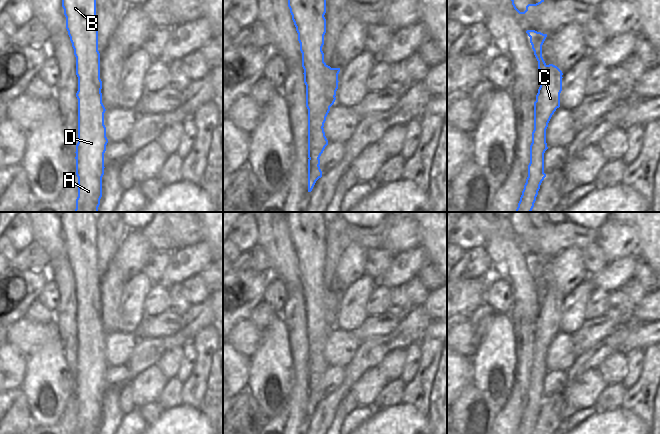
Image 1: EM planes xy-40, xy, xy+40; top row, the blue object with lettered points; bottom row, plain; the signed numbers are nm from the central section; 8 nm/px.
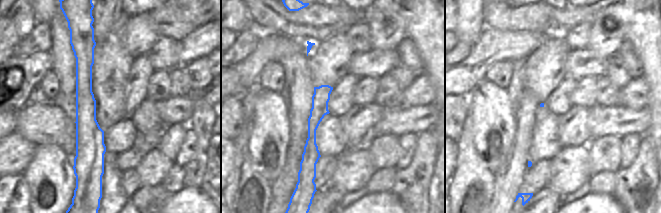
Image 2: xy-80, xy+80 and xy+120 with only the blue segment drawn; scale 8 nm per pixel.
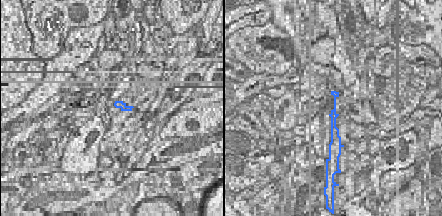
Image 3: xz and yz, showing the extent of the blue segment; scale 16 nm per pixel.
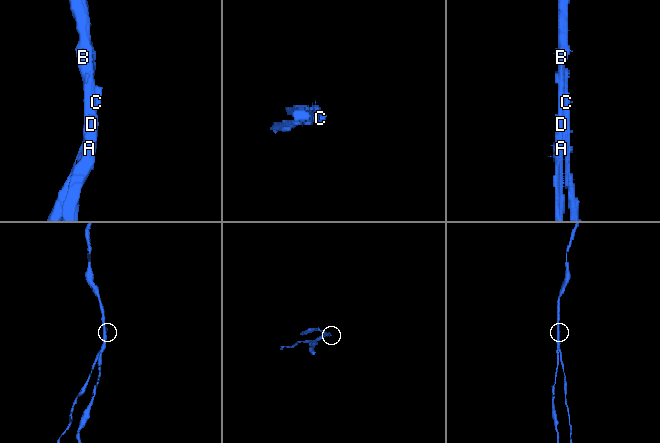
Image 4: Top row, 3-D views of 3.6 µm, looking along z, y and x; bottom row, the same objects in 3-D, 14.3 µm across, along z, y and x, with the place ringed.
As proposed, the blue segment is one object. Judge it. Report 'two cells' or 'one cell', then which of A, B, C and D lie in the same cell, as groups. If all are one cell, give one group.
two cells; A B D / C

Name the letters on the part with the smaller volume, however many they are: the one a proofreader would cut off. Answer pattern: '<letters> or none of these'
C

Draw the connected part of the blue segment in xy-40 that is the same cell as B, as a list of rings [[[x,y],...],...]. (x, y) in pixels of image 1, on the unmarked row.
[[[62,212],[60,215],[78,301],[78,367],[75,376],[78,421],[75,434],[98,434],[108,367],[96,249],[98,216],[97,212]]]

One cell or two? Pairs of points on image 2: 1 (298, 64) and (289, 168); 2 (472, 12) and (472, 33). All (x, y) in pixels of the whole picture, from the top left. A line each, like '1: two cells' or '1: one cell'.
1: one cell
2: one cell

